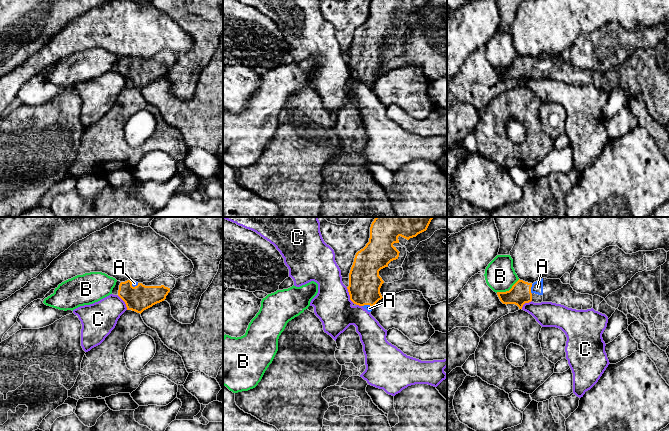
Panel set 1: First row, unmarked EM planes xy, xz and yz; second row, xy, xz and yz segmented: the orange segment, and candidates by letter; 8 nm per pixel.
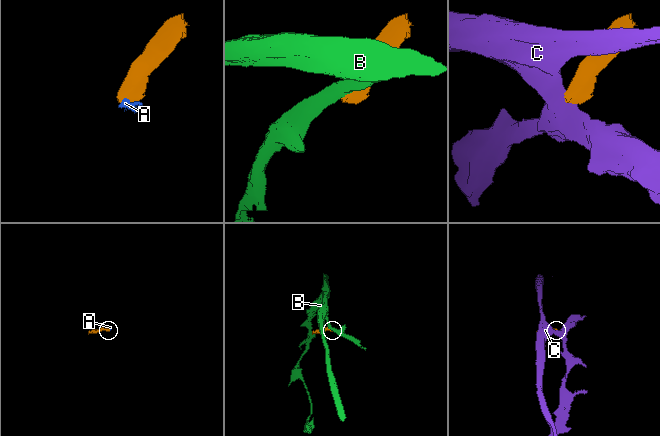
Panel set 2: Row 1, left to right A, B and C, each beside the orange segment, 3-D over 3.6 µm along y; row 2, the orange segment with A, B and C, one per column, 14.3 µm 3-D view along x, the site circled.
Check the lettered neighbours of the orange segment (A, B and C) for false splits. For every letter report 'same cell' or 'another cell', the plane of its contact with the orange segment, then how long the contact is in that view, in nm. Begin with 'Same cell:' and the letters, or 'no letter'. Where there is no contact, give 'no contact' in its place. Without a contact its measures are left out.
Same cell: A
A: same cell; contact in yz; length 80 nm
B: another cell; contact in yz; length 220 nm
C: another cell; contact in xz; length 200 nm

